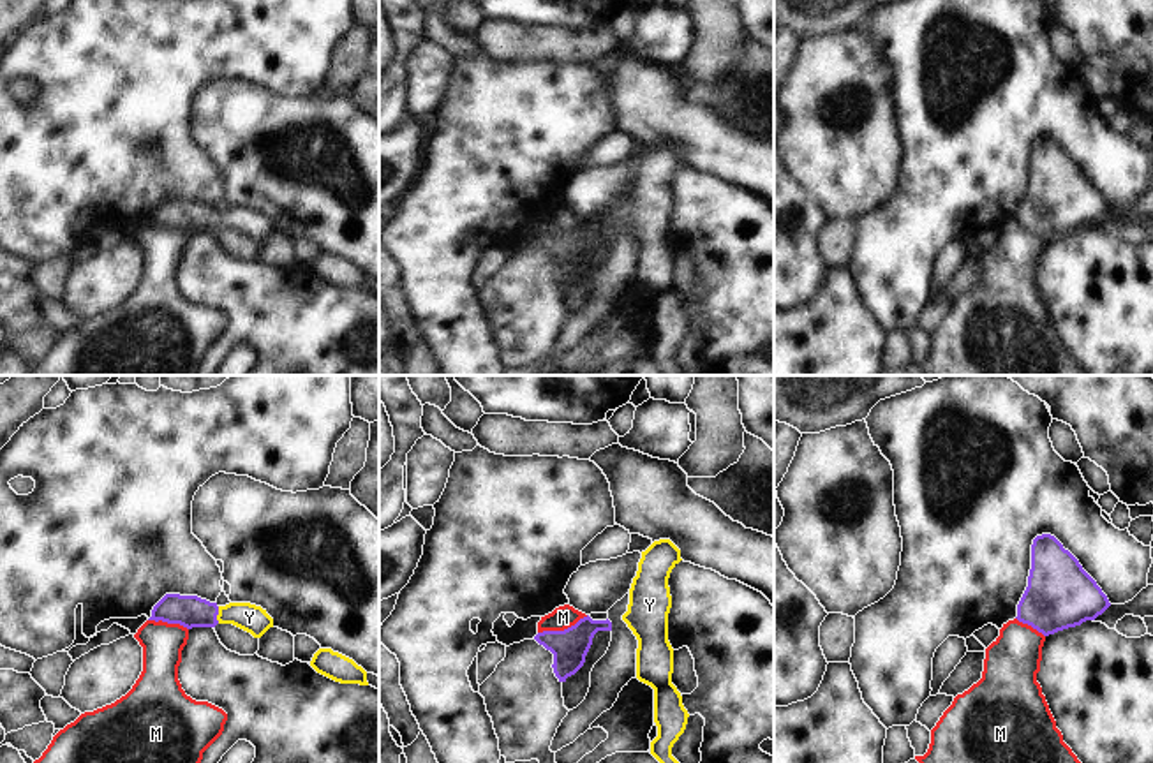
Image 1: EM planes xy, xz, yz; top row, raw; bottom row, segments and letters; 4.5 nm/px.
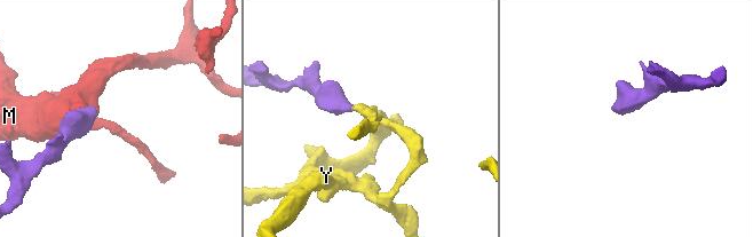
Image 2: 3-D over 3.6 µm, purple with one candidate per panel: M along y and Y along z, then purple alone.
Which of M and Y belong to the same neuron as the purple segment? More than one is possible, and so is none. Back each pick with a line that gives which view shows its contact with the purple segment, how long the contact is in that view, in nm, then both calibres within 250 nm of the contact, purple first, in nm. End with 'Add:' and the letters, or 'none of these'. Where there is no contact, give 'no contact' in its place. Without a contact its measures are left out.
Y: xy | 80 nm | 140/130 nm
Add: Y

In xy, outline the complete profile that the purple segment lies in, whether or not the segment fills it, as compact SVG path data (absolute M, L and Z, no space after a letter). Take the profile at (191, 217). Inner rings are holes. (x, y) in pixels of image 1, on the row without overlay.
M166 199L152 215L148 226L162 226L167 229L180 229L192 233L215 233L217 229L233 229L254 243L261 243L273 224L261 211L250 208L229 208L219 211L197 201Z

